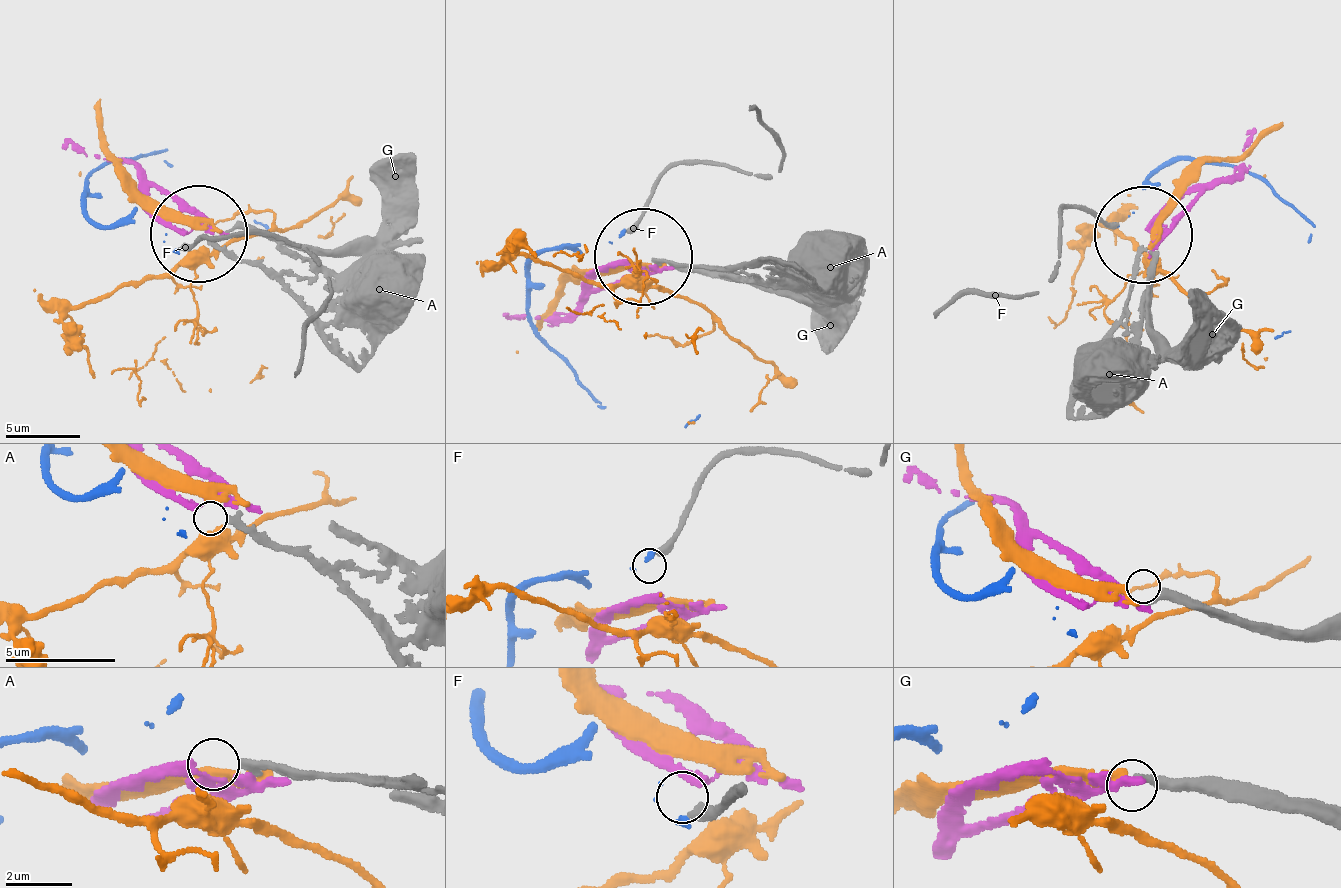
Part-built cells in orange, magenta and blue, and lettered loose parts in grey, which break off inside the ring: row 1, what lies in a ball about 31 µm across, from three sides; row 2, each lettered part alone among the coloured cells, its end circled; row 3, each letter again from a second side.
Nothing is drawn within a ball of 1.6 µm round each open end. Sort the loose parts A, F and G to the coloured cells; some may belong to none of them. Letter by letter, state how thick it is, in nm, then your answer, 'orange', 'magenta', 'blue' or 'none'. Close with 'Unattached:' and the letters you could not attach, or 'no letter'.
A: calibre 280 nm; magenta
F: calibre 400 nm; none
G: calibre 220 nm; orange
Unattached: F

